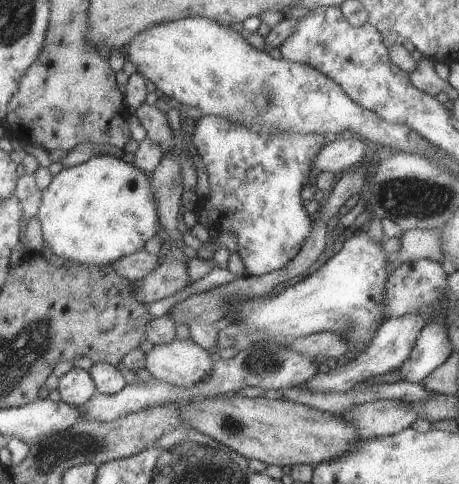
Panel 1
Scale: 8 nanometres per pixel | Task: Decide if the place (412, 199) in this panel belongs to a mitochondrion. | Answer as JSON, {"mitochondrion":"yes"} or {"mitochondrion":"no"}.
{"mitochondrion":"yes"}

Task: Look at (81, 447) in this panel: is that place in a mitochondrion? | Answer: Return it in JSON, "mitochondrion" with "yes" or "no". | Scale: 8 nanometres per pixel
{"mitochondrion":"yes"}

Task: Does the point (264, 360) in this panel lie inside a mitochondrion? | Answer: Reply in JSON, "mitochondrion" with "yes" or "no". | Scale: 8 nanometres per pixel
{"mitochondrion":"yes"}

